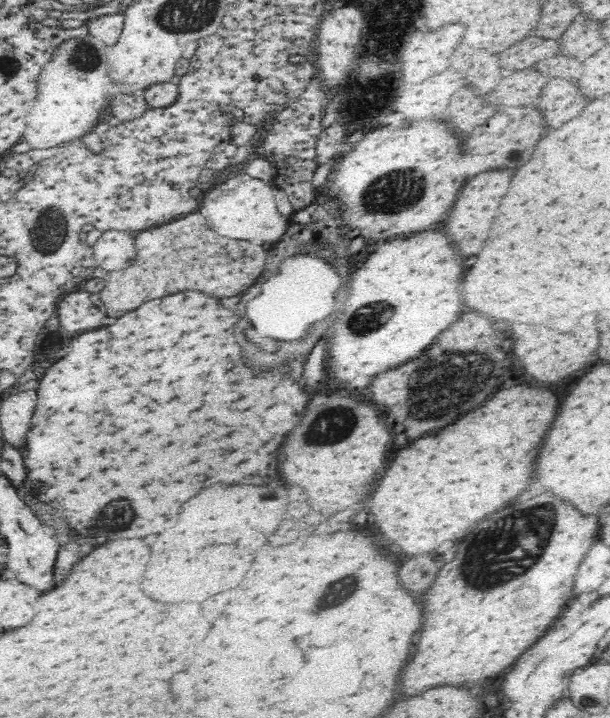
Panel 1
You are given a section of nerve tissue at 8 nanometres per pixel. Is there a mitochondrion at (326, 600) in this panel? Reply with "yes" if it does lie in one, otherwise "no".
yes

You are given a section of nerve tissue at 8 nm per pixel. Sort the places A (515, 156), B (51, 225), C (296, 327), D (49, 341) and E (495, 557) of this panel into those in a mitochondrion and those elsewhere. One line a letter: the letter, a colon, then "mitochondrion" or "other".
A: other
B: mitochondrion
C: other
D: other
E: mitochondrion

